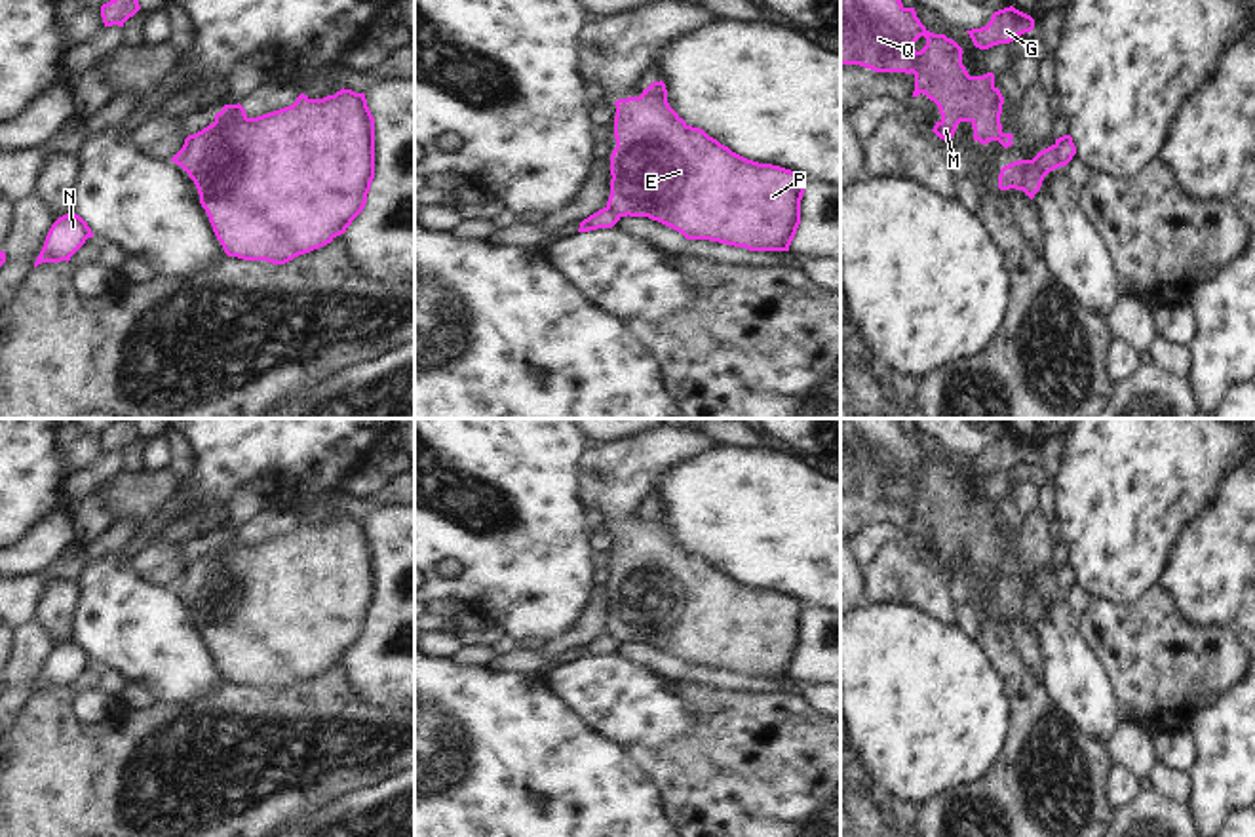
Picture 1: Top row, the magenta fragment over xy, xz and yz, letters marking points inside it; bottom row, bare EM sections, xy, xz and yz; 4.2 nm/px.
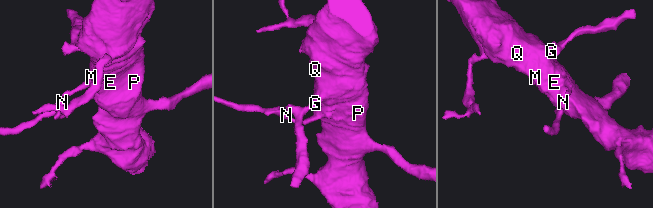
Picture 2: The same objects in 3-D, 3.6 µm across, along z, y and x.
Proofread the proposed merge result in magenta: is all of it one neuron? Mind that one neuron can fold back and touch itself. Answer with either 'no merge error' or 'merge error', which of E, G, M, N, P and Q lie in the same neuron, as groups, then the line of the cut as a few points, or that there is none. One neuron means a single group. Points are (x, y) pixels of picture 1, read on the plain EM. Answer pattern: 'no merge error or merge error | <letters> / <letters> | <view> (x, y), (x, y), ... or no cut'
merge error | E G M P Q / N | yz (1054, 571), (1061, 590)

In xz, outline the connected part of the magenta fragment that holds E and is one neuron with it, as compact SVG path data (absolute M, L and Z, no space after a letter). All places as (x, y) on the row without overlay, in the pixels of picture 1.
M652 508L639 523L618 525L616 574L610 580L607 633L620 643L648 643L686 666L709 666L749 677L789 677L801 651L806 605L772 590L747 586L704 555L688 552L667 529L666 510Z

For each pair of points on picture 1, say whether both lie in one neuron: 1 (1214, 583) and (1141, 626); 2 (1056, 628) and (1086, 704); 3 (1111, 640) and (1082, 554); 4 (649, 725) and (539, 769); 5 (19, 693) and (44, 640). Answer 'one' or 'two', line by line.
1: two
2: one
3: two
4: two
5: one

